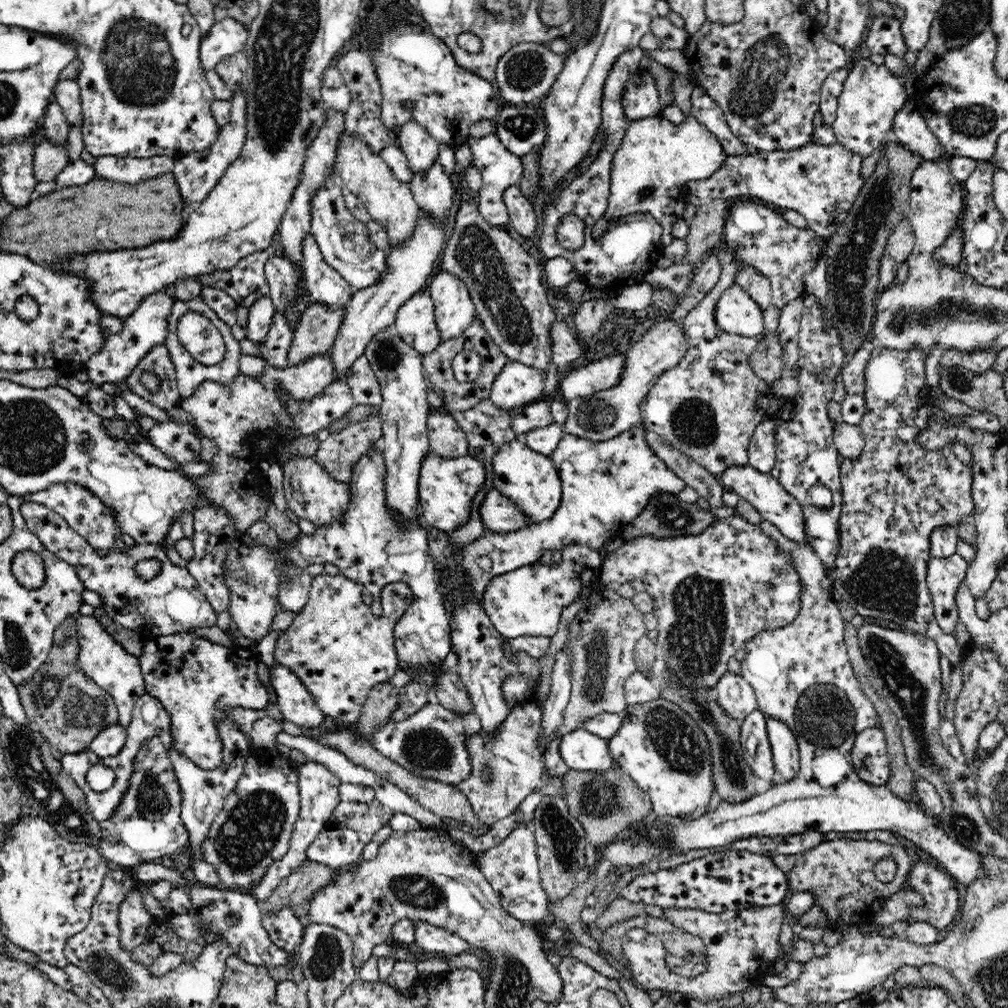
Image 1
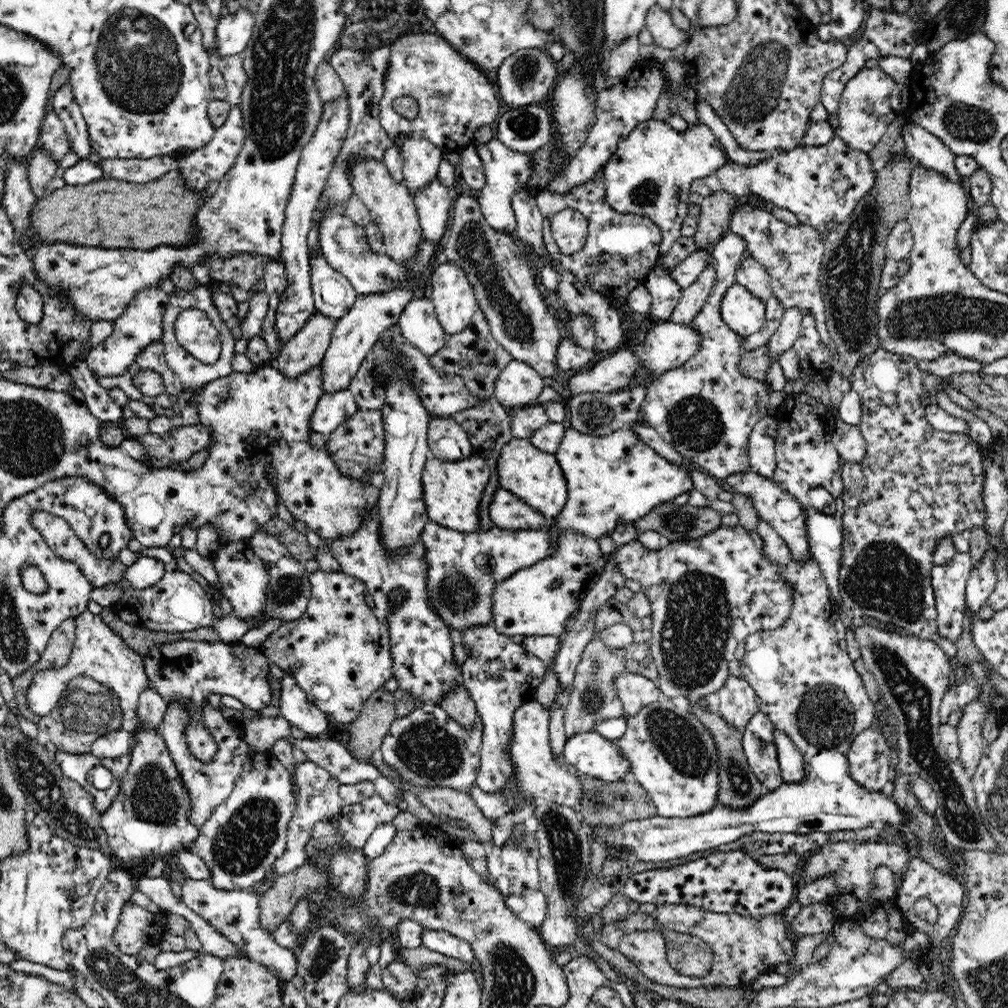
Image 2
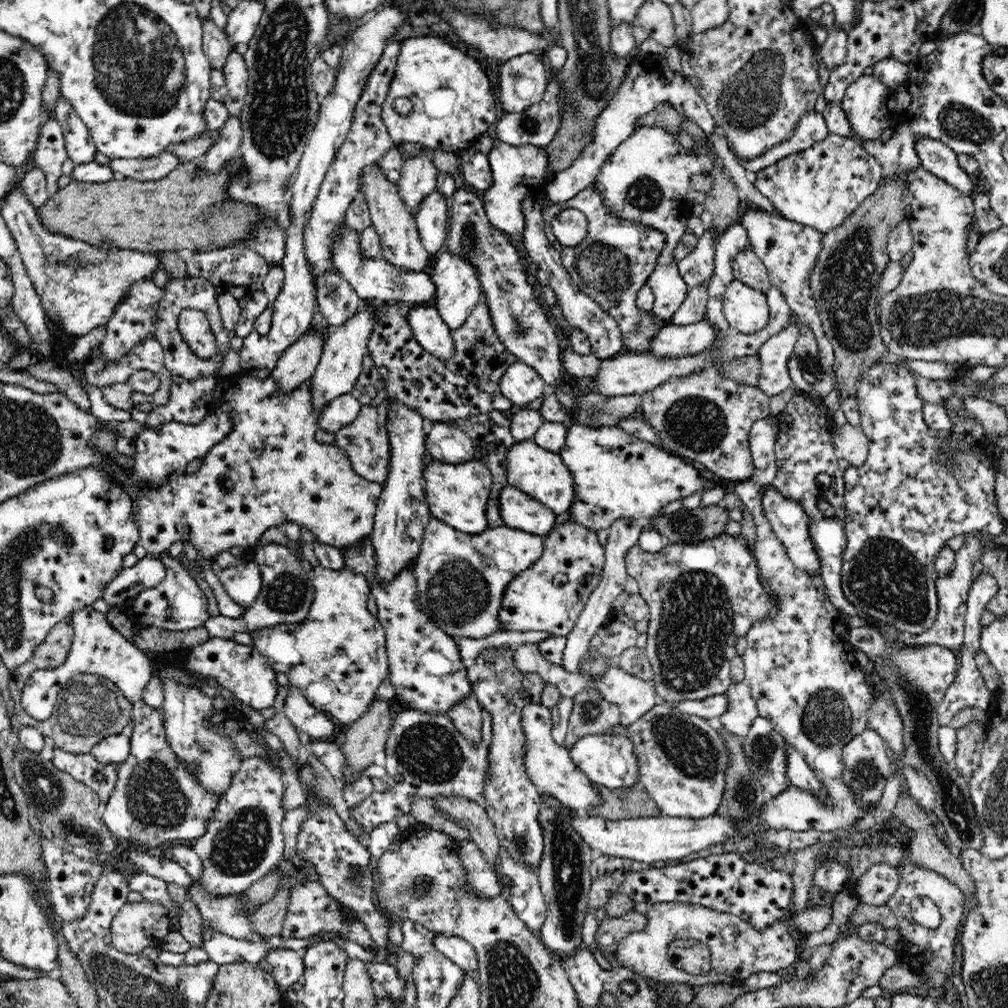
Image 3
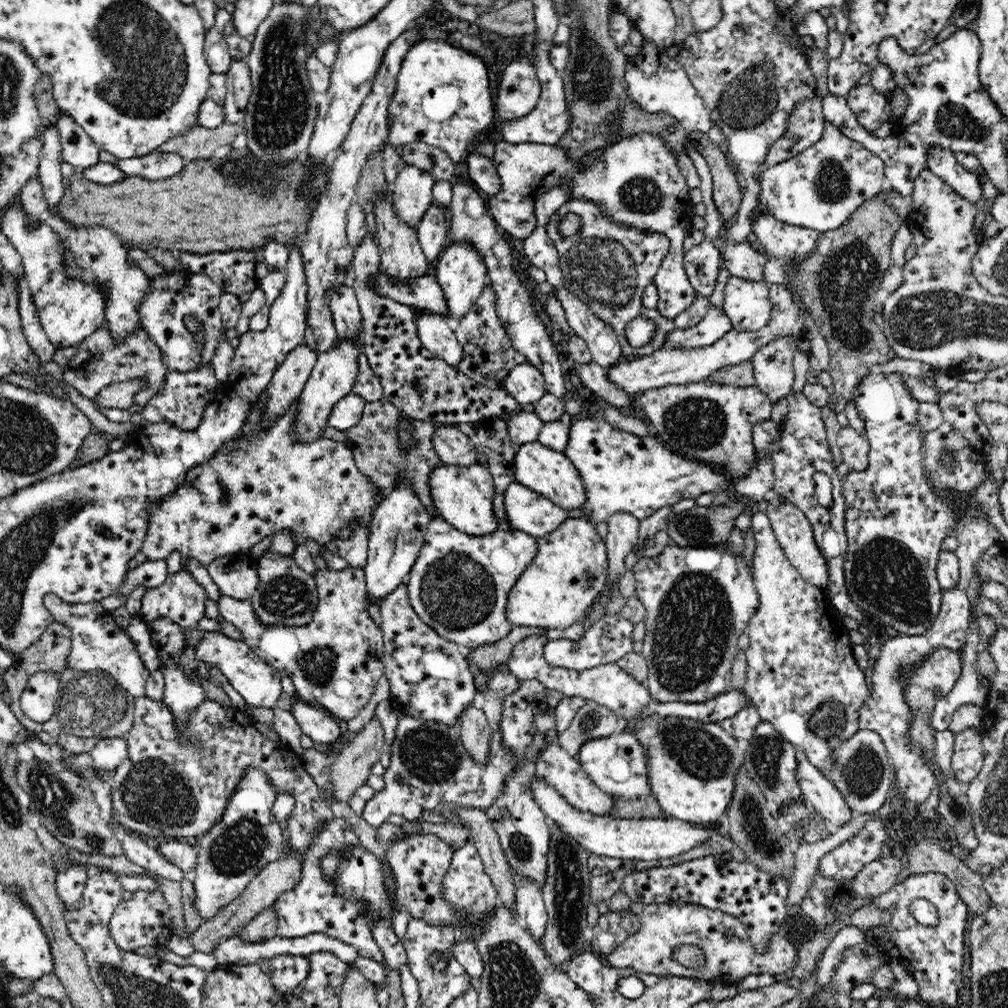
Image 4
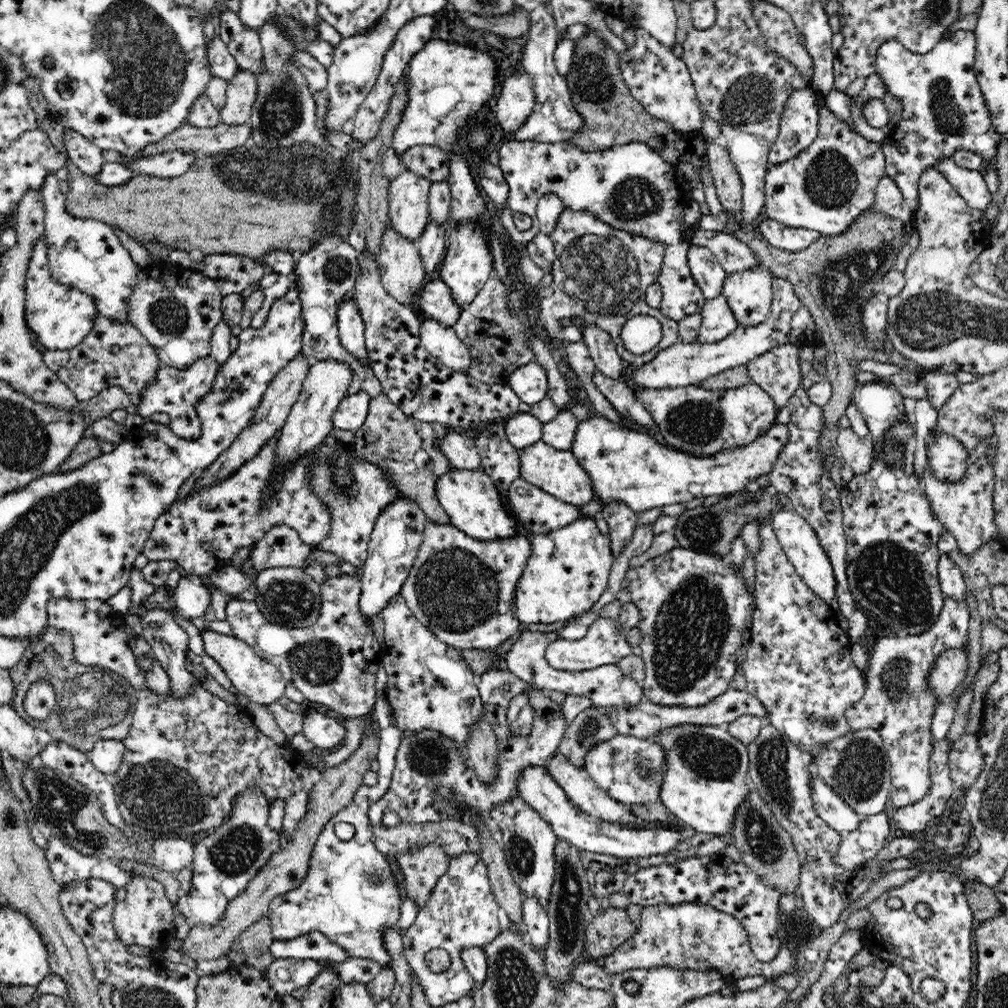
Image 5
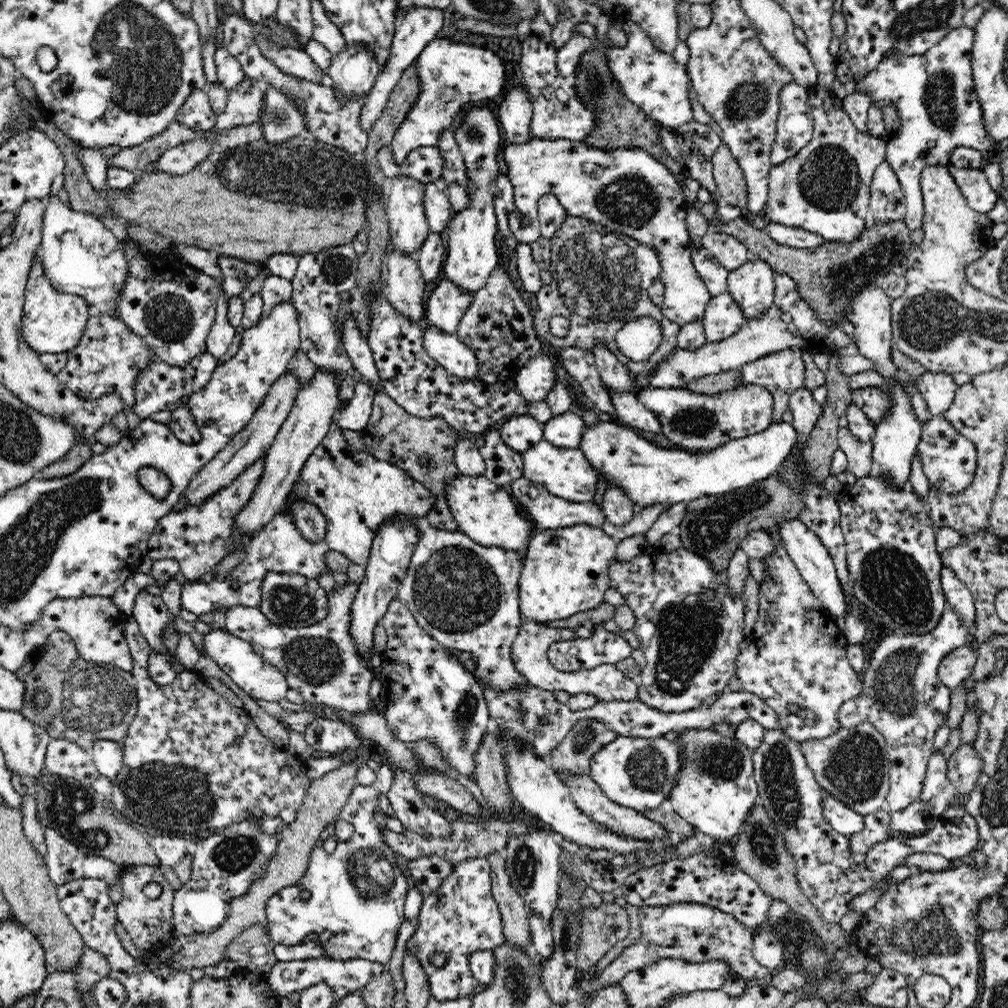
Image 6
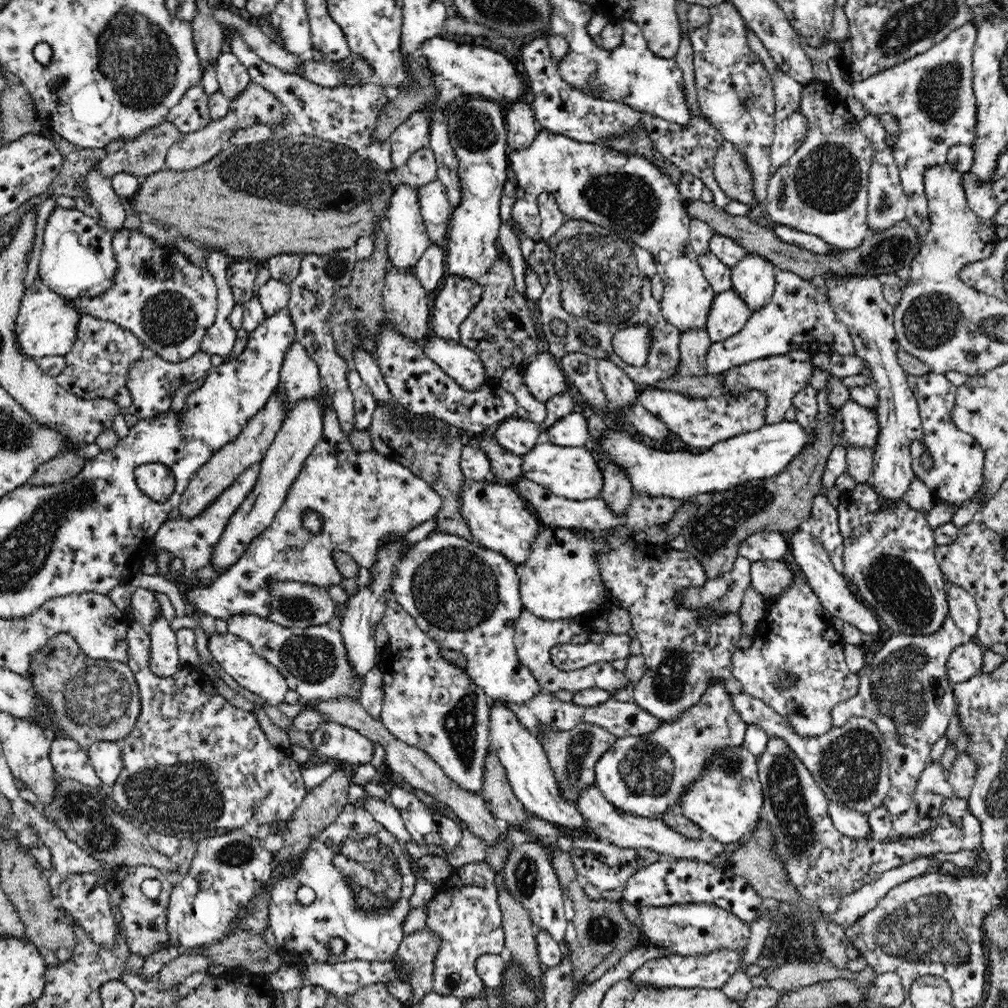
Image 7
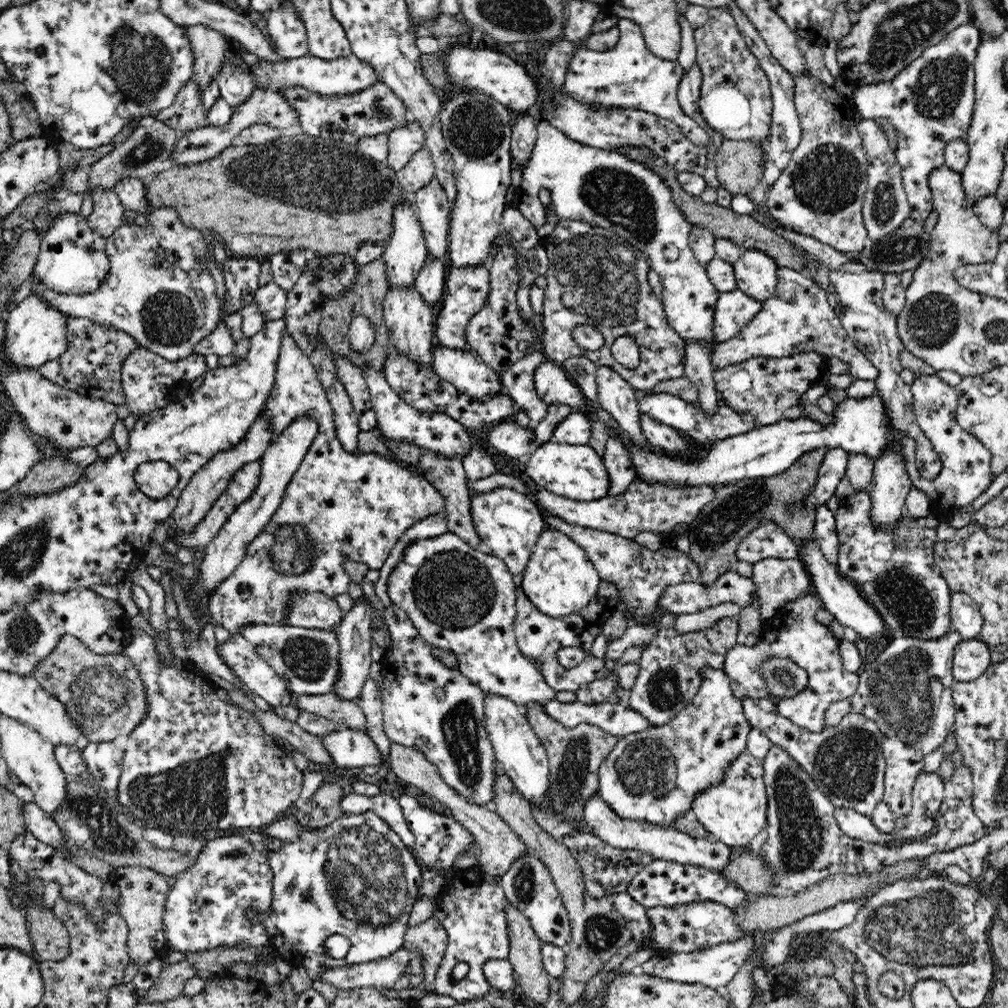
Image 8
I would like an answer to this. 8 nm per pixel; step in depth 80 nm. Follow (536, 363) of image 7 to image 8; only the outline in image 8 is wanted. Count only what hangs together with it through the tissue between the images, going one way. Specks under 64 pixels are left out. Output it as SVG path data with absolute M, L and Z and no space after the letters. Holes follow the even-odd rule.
M545 358L543 363L536 367L533 379L538 396L548 405L564 403L570 405L572 411L586 405L587 399L580 387L575 385L560 364Z

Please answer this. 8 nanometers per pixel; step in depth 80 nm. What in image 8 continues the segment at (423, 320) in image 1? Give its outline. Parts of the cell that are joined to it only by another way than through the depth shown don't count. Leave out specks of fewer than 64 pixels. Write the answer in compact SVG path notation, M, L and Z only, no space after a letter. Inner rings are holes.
M435 343L432 367L460 393L474 399L502 393L501 375L494 372L475 352L452 349Z

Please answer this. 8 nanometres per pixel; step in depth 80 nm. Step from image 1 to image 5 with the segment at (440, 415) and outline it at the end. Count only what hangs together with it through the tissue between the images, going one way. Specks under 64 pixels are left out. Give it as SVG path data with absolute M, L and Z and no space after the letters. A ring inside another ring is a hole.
M451 429L439 442L439 450L456 470L483 470L474 439L461 430Z

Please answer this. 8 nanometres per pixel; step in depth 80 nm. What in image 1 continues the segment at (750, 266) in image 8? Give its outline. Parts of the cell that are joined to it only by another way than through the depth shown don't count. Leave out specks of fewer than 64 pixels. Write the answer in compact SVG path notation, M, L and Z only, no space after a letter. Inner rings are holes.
M738 283L724 290L715 306L715 323L739 338L760 337L764 331L763 318L760 306Z

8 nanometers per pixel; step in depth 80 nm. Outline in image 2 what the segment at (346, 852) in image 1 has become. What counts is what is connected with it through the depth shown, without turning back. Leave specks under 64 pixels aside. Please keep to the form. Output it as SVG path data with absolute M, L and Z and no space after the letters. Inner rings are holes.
M377 795L366 796L356 804L343 805L334 819L343 842L349 848L361 850L377 825L390 823L400 811L398 802L390 804Z

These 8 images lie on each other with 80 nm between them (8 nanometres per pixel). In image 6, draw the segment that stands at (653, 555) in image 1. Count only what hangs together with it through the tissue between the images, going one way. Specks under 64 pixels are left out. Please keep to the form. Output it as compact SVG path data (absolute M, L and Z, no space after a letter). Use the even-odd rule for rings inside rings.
M681 547L668 555L662 555L656 551L655 556L651 559L646 555L641 555L638 556L636 560L632 559L627 563L620 564L619 562L615 562L609 569L609 574L611 586L620 591L620 594L622 594L626 600L625 605L630 606L636 616L633 630L640 641L640 648L645 658L645 665L642 668L641 676L638 681L637 700L664 713L676 711L684 712L685 710L699 708L708 696L722 693L724 686L728 686L728 680L735 675L736 658L742 652L740 651L740 642L746 638L744 632L745 605L744 600L741 600L741 598L733 598L733 596L728 593L728 585L726 585L726 582L722 582L722 579L720 579L718 575L719 572L712 569L712 565L708 563L708 560Z

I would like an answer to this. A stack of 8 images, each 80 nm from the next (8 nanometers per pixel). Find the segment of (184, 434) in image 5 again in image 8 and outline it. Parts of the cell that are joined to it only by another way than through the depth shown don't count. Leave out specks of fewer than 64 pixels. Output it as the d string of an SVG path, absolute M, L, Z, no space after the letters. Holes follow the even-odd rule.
M138 346L128 354L122 362L122 386L125 394L125 405L132 412L133 416L141 417L154 412L156 409L168 406L176 396L182 393L186 383L194 381L196 378L205 375L209 370L206 367L204 355L192 353L186 358L181 358L176 362L170 362L150 349Z

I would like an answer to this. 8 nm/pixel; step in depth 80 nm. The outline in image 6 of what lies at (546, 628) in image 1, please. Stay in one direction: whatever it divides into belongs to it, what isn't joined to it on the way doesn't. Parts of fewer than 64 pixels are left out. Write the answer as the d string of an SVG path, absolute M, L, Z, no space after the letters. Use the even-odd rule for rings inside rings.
M588 524L535 531L520 570L518 592L522 618L548 623L598 608L611 587L609 569L616 562L617 544L601 528Z

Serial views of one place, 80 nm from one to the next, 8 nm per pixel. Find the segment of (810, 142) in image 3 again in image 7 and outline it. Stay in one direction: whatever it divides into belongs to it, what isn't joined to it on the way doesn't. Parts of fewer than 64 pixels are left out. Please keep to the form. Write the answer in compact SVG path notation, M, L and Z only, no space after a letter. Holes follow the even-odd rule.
M747 26L747 36L750 49L760 58L762 65L772 75L774 81L774 104L775 104L775 134L770 146L770 162L773 166L782 166L793 154L804 144L804 139L808 135L808 120L800 114L800 96L802 96L802 86L774 63L770 53L764 49L763 42L754 35L754 32Z

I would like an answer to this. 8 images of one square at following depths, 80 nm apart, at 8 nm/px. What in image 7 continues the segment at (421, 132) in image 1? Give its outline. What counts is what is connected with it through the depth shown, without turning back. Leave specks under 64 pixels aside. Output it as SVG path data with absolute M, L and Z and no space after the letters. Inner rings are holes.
M399 183L394 187L395 191L390 197L390 204L385 212L386 222L382 227L386 233L386 252L392 266L396 266L401 272L406 272L406 270L415 272L416 264L420 262L420 257L431 243L420 214L418 188L410 187L404 183Z

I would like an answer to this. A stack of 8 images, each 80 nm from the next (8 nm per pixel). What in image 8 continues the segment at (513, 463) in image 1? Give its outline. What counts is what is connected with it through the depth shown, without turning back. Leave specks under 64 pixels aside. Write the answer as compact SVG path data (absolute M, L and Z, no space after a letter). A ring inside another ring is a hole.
M550 440L534 447L528 464L521 467L522 474L536 486L571 500L592 502L608 496L610 475L600 457L586 444L560 444Z

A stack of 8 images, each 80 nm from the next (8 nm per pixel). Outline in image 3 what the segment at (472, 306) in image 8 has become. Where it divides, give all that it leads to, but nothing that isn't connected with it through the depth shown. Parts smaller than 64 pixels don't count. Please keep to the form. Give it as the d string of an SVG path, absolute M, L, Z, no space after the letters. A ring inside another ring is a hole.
M346 222L333 236L331 242L331 261L337 273L340 273L357 292L361 299L372 298L378 302L402 301L407 306L427 306L435 301L436 287L431 276L424 272L407 272L395 268L384 258L370 258L360 253L360 233L352 230Z

